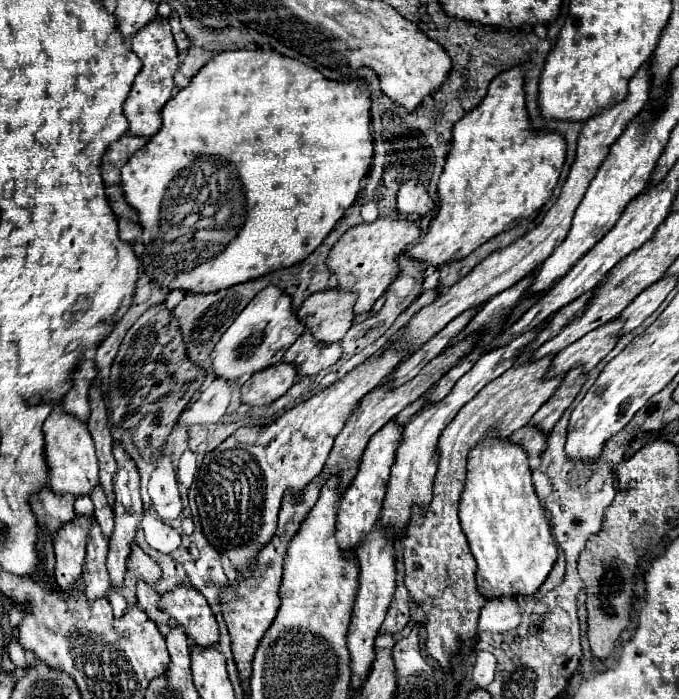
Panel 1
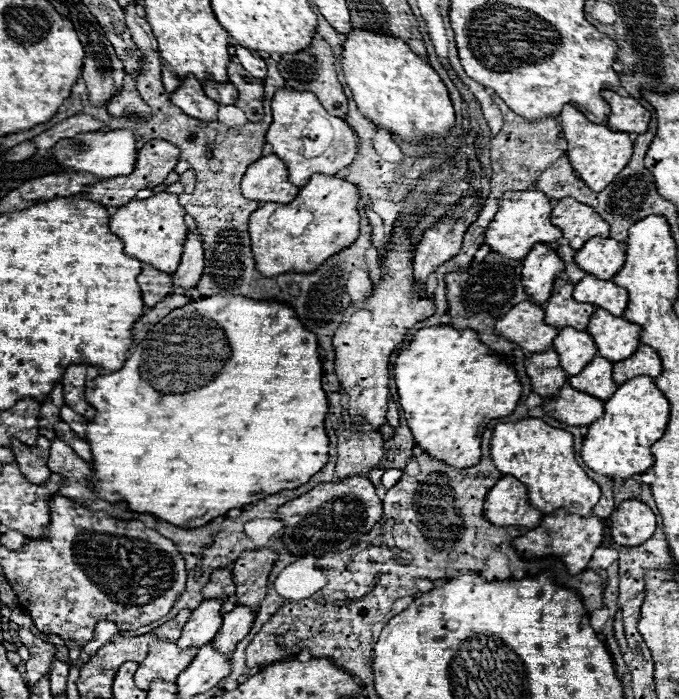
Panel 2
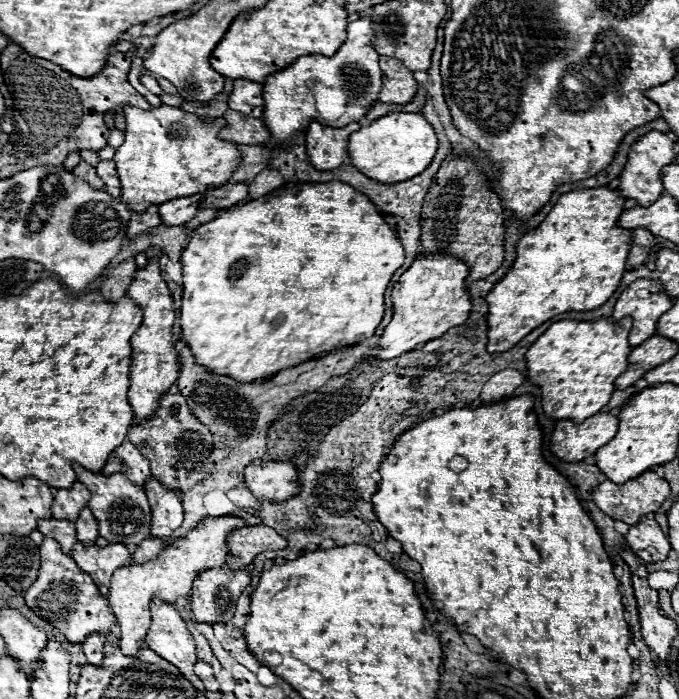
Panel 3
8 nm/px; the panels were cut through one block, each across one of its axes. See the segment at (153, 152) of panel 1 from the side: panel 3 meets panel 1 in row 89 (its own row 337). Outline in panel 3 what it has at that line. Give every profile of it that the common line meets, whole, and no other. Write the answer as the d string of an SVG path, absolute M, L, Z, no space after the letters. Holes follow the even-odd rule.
M332 180L326 184L294 184L278 188L270 194L264 194L244 206L232 206L228 210L220 210L216 218L210 222L200 224L192 238L188 240L188 246L182 252L182 272L184 272L184 294L182 294L182 306L180 306L180 328L182 338L192 348L196 362L208 368L210 372L232 376L240 382L254 382L260 378L270 378L278 374L280 370L298 366L310 358L316 358L322 352L340 348L340 346L352 346L358 344L374 334L378 324L384 316L384 292L390 284L392 274L402 266L404 262L404 248L402 242L396 238L392 228L384 222L384 216L352 186Z

